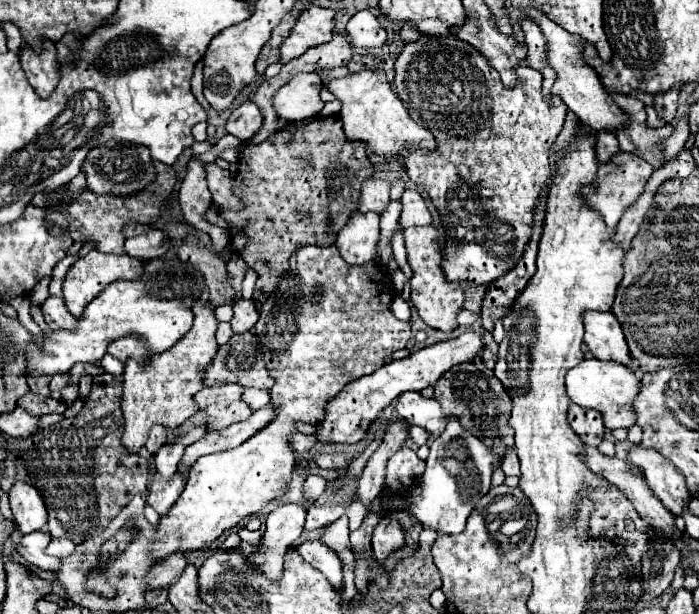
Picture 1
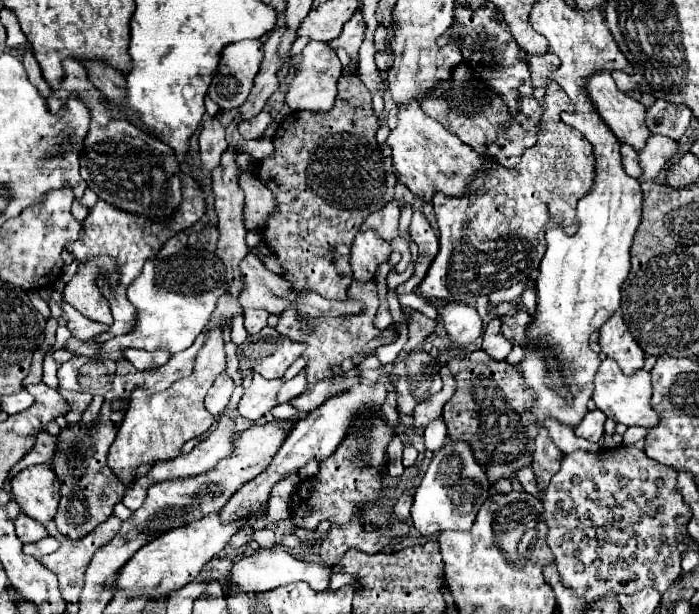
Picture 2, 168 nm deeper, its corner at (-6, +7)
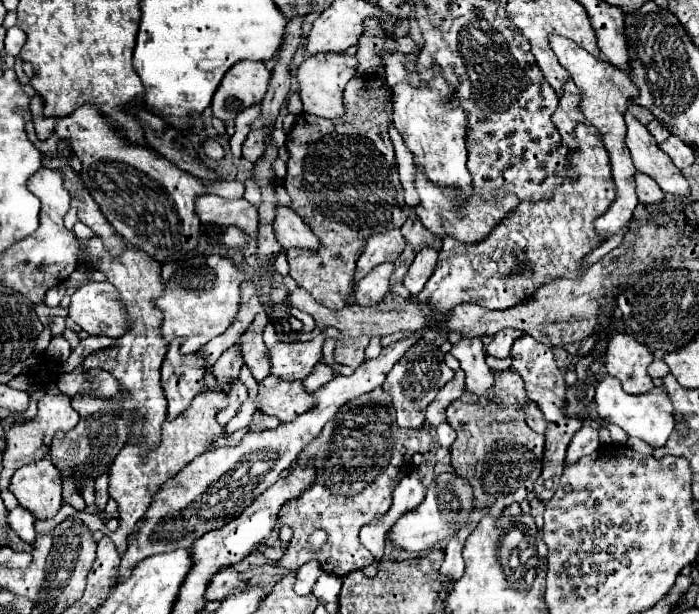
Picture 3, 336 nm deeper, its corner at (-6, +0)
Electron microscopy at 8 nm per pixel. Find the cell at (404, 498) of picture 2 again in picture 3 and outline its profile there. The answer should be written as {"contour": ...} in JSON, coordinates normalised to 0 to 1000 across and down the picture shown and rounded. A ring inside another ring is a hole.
{"contour":[[[588,769],[568,788],[568,795],[562,801],[562,821],[554,834],[554,840],[548,844],[548,853],[554,860],[559,860],[579,834],[597,827],[605,818],[605,811],[608,811],[608,795],[602,792],[597,769]]]}

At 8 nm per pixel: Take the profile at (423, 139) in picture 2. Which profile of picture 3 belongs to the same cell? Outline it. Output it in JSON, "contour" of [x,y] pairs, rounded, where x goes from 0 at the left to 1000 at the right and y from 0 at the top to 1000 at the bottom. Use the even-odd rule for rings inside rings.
{"contour":[[[594,270],[594,309],[599,316],[599,332],[594,336],[594,349],[599,352],[599,358],[605,362],[605,368],[634,388],[634,384],[648,384],[660,394],[682,394],[688,388],[694,388],[708,365],[714,365],[717,355],[722,355],[728,345],[737,342],[737,336],[742,332],[742,322],[737,322],[737,316],[705,316],[708,322],[714,322],[714,329],[708,329],[708,336],[702,336],[702,329],[697,329],[697,319],[691,316],[674,316],[674,322],[662,322],[662,316],[648,316],[651,309],[631,309],[631,303],[622,303],[622,296],[611,296],[611,290],[605,290],[605,277],[599,277]]]}

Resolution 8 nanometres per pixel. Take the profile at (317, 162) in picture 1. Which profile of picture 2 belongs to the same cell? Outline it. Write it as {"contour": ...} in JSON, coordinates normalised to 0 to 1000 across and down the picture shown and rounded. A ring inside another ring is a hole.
{"contour":[[[491,122],[485,129],[485,155],[479,171],[468,184],[422,181],[399,204],[393,217],[393,256],[376,259],[368,272],[368,285],[393,314],[399,331],[399,347],[393,347],[382,370],[376,370],[376,393],[388,412],[402,425],[408,438],[408,454],[419,461],[425,474],[451,474],[465,487],[496,487],[496,471],[502,464],[502,432],[499,412],[502,396],[519,363],[519,357],[551,337],[565,321],[565,275],[559,256],[545,249],[545,236],[536,226],[542,210],[539,191],[531,174],[531,151],[514,122]]]}

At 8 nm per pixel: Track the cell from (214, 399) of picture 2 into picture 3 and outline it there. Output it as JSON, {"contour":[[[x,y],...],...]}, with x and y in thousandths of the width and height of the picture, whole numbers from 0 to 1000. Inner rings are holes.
{"contour":[[[339,554],[305,596],[305,609],[313,629],[328,629],[336,616],[342,616],[348,583],[345,583],[345,554]]]}

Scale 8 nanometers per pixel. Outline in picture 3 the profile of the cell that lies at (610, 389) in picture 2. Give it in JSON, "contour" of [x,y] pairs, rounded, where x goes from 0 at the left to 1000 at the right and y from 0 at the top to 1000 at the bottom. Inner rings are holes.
{"contour":[[[866,609],[854,625],[851,658],[854,658],[854,671],[863,684],[868,684],[871,691],[888,694],[900,710],[911,710],[911,713],[923,717],[926,723],[931,723],[934,730],[948,726],[954,720],[954,713],[960,710],[963,694],[966,694],[963,661],[960,661],[960,651],[948,632],[934,632],[931,638],[906,645],[906,642],[891,638],[886,619]]]}

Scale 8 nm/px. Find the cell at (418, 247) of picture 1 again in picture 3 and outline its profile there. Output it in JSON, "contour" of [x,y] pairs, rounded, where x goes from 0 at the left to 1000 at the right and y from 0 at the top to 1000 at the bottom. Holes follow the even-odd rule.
{"contour":[[[662,547],[654,560],[645,564],[645,577],[657,586],[660,603],[665,603],[668,609],[665,632],[677,642],[700,645],[705,629],[705,609],[694,590],[694,570],[688,550]]]}

